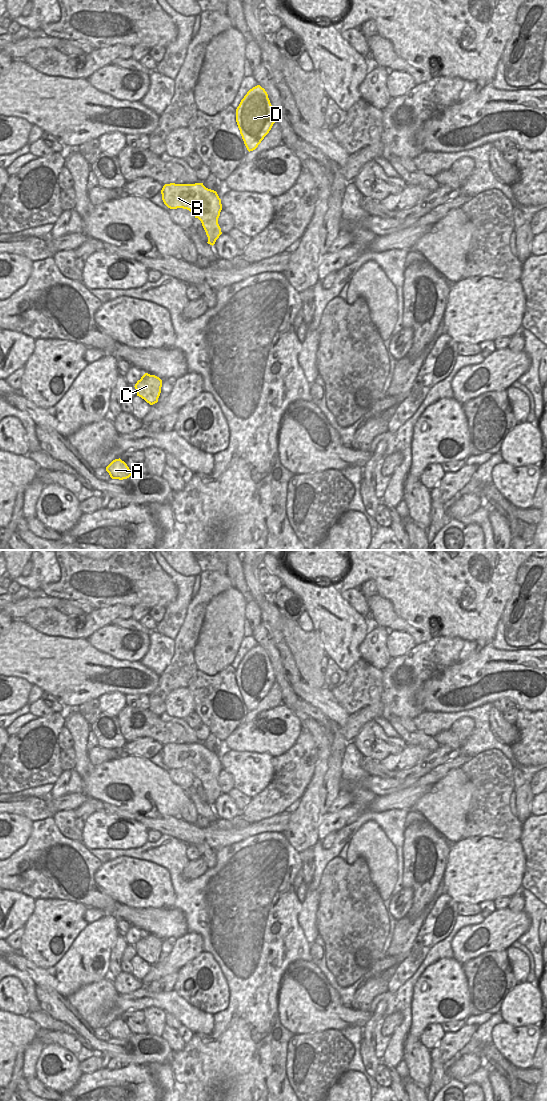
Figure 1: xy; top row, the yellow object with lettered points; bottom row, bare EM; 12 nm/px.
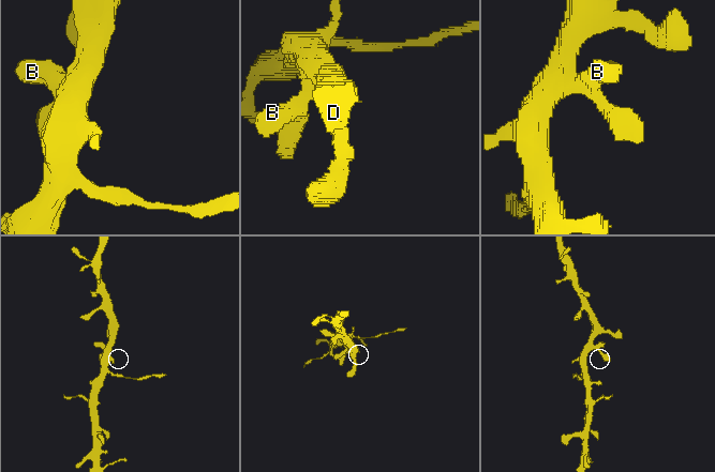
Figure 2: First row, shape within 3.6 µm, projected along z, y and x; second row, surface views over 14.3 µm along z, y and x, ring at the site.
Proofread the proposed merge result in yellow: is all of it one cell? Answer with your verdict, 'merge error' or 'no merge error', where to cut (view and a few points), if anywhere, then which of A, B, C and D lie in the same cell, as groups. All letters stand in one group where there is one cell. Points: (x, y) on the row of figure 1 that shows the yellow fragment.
no merge error | no cut | A B C D

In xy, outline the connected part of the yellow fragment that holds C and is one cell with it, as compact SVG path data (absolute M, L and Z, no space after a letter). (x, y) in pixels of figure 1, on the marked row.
M145 373L135 384L137 396L144 399L150 405L158 402L161 393L162 380L155 376Z

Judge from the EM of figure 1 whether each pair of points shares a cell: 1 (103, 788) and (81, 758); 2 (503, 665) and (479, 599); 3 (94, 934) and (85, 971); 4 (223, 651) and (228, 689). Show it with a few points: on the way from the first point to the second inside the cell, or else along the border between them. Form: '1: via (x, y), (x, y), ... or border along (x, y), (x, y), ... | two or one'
1: border along (88, 774), (82, 779) | two
2: border along (490, 644), (487, 644), (480, 650) | two
3: via (94, 943), (86, 962) | one
4: border along (230, 664), (213, 675), (206, 675), (202, 672) | two

